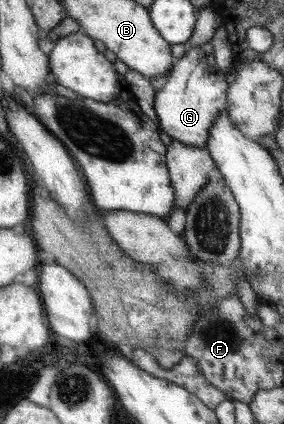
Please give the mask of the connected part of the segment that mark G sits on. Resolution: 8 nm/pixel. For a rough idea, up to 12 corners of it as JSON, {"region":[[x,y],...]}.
{"region":[[211,40],[177,59],[153,106],[160,128],[206,148],[227,110]]}

